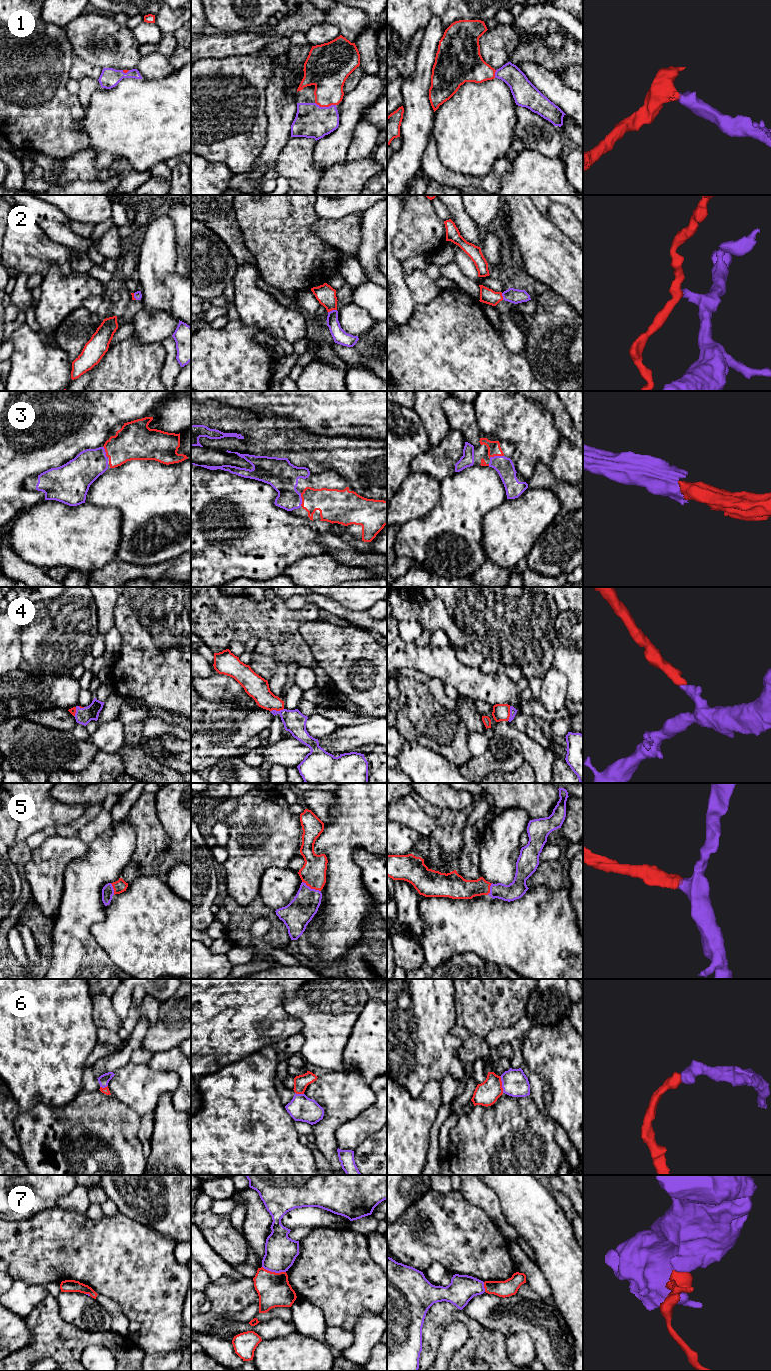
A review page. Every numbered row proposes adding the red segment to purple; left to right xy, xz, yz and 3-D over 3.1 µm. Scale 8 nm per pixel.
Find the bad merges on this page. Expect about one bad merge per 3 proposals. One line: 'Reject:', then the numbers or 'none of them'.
Reject: 7

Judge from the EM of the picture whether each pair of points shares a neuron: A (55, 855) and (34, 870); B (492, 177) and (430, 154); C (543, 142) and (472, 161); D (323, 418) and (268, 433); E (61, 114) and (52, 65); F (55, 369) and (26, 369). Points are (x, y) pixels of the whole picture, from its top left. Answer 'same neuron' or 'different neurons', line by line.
A: same neuron
B: same neuron
C: different neurons
D: different neurons
E: same neuron
F: same neuron

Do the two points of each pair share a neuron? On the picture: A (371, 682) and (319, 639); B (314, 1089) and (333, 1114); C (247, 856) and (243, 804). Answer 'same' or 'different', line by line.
A: same
B: same
C: same

